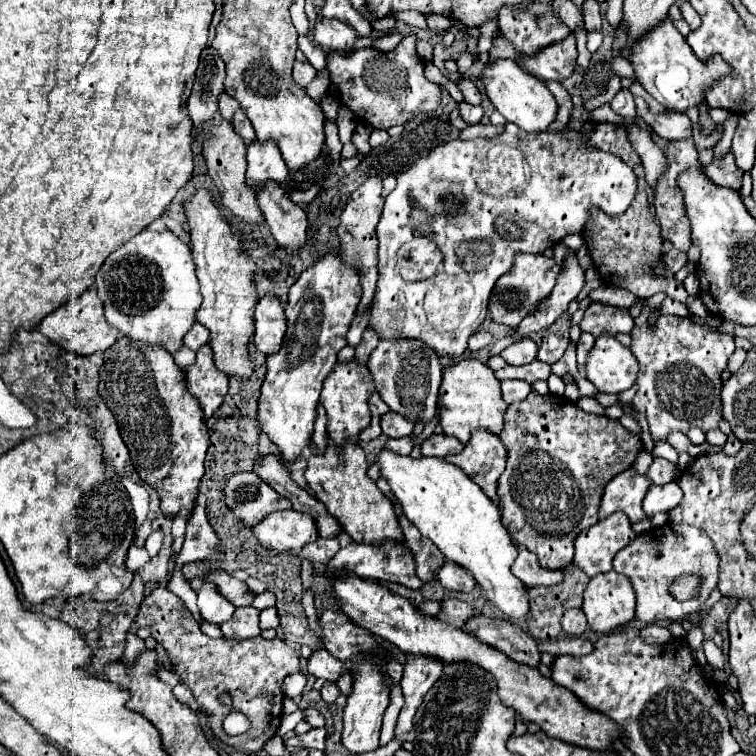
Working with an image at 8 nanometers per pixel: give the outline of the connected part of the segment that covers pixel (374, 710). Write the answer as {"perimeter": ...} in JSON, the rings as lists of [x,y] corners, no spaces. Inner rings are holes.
{"perimeter":[[[357,661],[353,667],[353,693],[347,697],[347,707],[343,715],[343,747],[353,755],[363,755],[369,751],[379,749],[379,731],[381,731],[381,717],[389,705],[389,687],[385,687],[383,675],[377,667],[365,661]]]}

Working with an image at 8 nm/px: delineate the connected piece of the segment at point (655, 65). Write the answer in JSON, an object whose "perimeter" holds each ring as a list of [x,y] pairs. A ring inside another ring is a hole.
{"perimeter":[[[671,21],[657,27],[653,35],[645,35],[645,39],[641,39],[641,43],[633,49],[631,65],[645,91],[665,109],[677,113],[685,113],[689,107],[699,109],[701,105],[707,105],[705,89],[711,89],[717,81],[729,77],[733,71],[733,67],[725,59],[721,59],[721,55],[713,55],[707,61],[697,59],[685,37],[673,27]]]}

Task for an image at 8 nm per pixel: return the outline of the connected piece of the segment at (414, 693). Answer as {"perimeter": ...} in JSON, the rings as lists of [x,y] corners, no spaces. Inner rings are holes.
{"perimeter":[[[407,655],[405,669],[403,669],[403,695],[405,705],[399,713],[397,725],[395,725],[395,737],[405,735],[413,727],[413,717],[423,703],[423,697],[433,687],[433,683],[441,677],[441,663],[433,663],[433,659],[421,659],[421,655]]]}

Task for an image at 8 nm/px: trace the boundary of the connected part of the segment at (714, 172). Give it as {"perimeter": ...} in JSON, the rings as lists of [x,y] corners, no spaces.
{"perimeter":[[[731,153],[723,159],[715,159],[709,167],[703,169],[705,177],[711,179],[719,187],[729,187],[729,189],[741,189],[741,177],[743,173],[737,169]]]}

